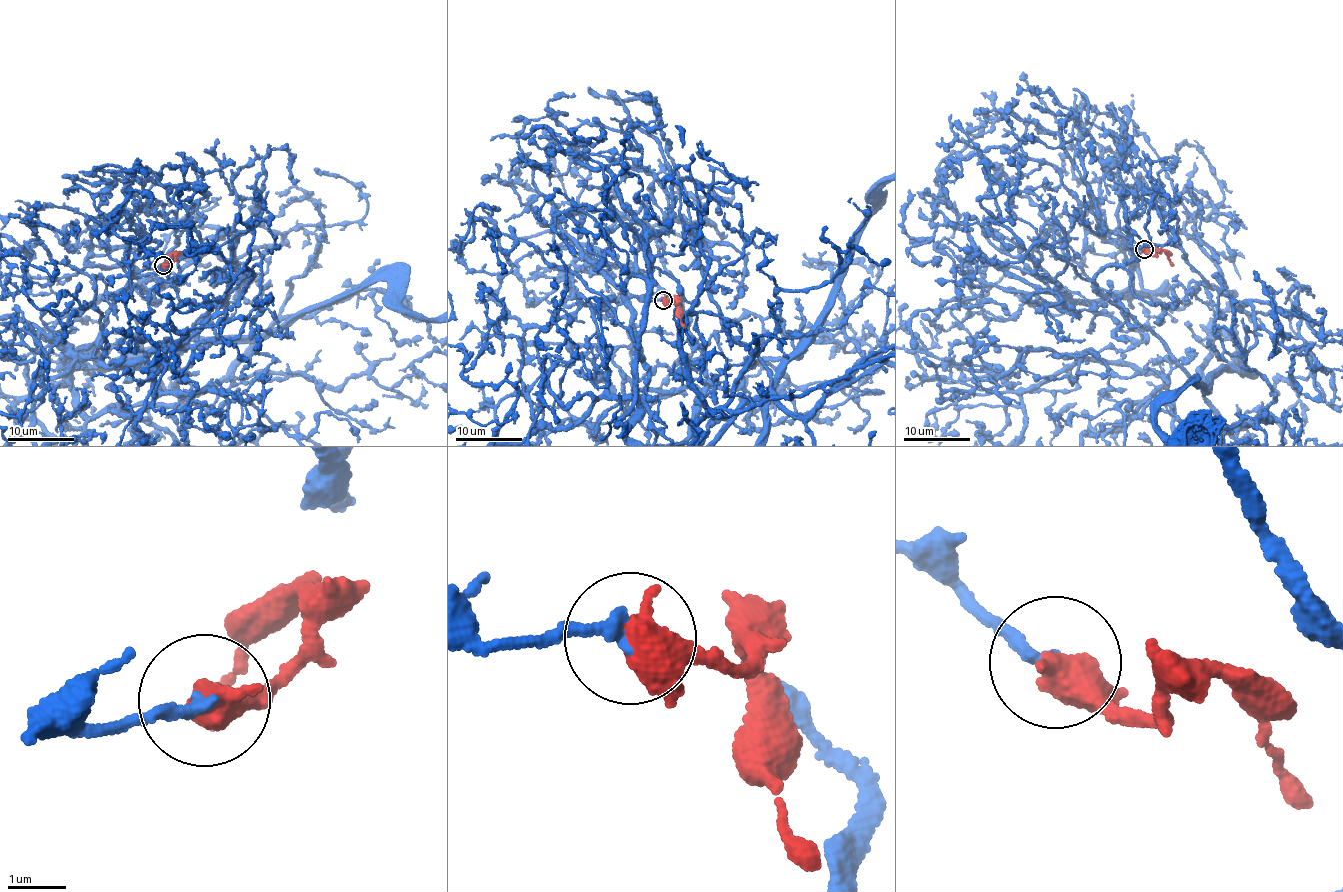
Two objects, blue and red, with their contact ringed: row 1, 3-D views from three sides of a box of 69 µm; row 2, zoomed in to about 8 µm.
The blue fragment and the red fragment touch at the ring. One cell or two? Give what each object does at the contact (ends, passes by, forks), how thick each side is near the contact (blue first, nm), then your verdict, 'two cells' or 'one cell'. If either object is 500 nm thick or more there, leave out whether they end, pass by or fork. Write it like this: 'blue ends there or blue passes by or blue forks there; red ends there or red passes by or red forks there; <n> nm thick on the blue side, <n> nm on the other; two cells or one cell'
blue ends there; red passes by; 220 nm thick on the blue side, 440 nm on the other; one cell

